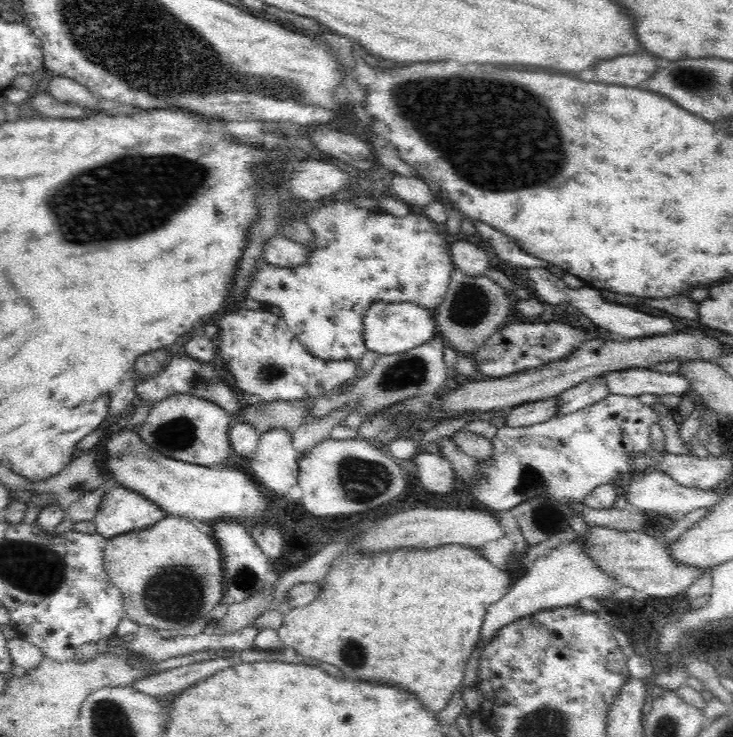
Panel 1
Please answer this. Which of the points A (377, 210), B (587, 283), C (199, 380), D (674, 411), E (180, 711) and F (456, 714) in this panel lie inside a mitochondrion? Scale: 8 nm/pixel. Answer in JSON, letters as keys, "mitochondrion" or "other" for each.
{"A":"other","B":"other","C":"mitochondrion","D":"other","E":"other","F":"other"}

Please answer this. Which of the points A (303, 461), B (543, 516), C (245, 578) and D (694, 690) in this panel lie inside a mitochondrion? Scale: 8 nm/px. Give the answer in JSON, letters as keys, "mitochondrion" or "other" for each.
{"A":"other","B":"mitochondrion","C":"mitochondrion","D":"other"}

